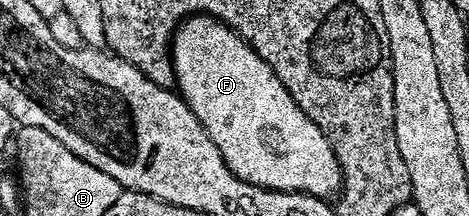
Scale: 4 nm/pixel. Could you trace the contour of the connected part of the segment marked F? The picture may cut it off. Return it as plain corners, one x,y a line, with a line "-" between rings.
208,16
187,18
173,35
171,49
173,71
177,73
176,89
191,112
195,112
199,124
203,124
207,136
211,136
215,148
219,148
227,168
231,168
239,180
264,190
309,194
326,200
342,189
341,165
321,129
295,104
269,65
230,26

